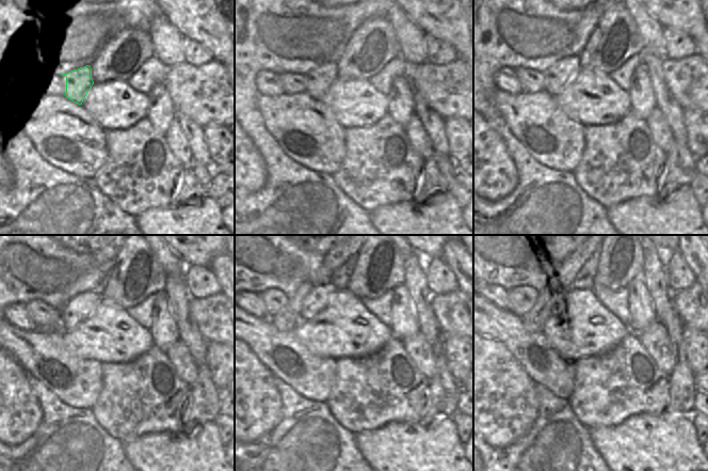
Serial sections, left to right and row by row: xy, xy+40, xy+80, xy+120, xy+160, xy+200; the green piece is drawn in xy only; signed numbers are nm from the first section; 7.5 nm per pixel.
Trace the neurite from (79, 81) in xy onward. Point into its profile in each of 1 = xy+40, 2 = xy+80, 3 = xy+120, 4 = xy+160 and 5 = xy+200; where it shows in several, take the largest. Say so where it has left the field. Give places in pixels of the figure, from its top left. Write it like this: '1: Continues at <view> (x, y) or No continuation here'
1: Continues at xy+40 (318, 81)
2: Continues at xy+80 (558, 77)
3: Continues at xy+120 (76, 311)
4: Continues at xy+160 (316, 301)
5: Continues at xy+200 (556, 303).

